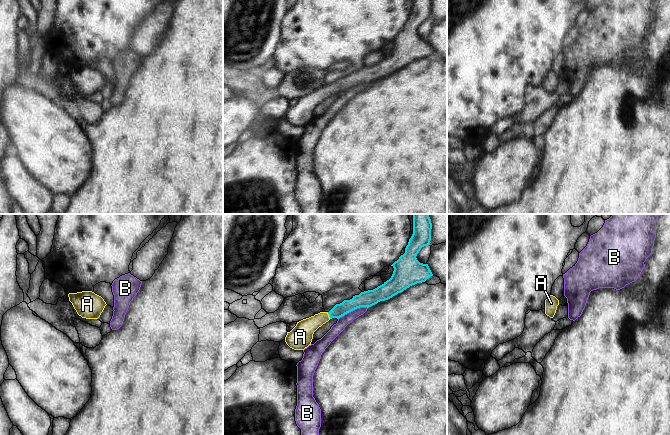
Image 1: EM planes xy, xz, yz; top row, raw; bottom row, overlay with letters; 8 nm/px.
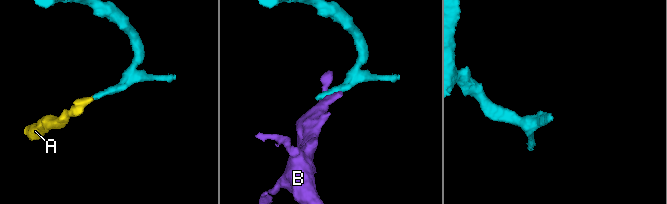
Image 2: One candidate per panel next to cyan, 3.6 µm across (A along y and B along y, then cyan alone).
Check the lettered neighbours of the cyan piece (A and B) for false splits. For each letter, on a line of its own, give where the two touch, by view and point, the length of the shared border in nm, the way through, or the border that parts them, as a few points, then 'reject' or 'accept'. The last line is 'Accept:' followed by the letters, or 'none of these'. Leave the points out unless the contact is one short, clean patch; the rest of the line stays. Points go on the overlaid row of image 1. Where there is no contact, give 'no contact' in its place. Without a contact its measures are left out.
A: meets cyan in xz at (329, 315); contact 60 nm long; runs through xz (339, 310), (329, 315), (315, 321), (303, 332); accept
B: meets cyan in xz at (352, 310); contact 260 nm long; border along xz (367, 307), (357, 307), (338, 319); reject
Accept: A

